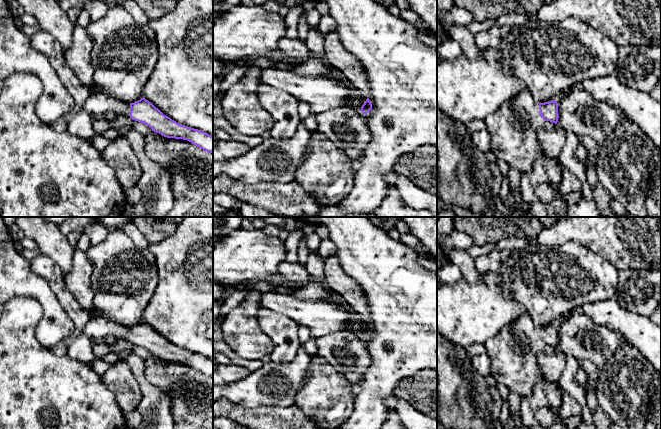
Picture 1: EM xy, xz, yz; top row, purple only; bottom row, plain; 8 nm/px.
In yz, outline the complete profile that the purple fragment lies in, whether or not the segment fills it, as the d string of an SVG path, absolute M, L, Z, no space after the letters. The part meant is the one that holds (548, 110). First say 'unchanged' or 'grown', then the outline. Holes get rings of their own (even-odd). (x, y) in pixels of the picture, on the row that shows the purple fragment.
unchanged | M551 100L539 103L539 110L544 121L550 121L557 124L559 118L557 101Z

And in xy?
grown | M93 93L82 107L92 115L102 116L113 112L149 126L152 131L167 138L183 139L199 148L213 153L213 136L204 131L181 125L164 115L144 97L134 103L126 103L106 93Z

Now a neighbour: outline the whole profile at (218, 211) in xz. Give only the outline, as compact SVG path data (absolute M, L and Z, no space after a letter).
M213 203L213 217L241 217L241 215L231 207Z

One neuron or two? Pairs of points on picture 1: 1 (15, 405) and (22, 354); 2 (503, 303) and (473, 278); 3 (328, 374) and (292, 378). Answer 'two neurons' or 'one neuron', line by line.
1: one neuron
2: two neurons
3: two neurons

